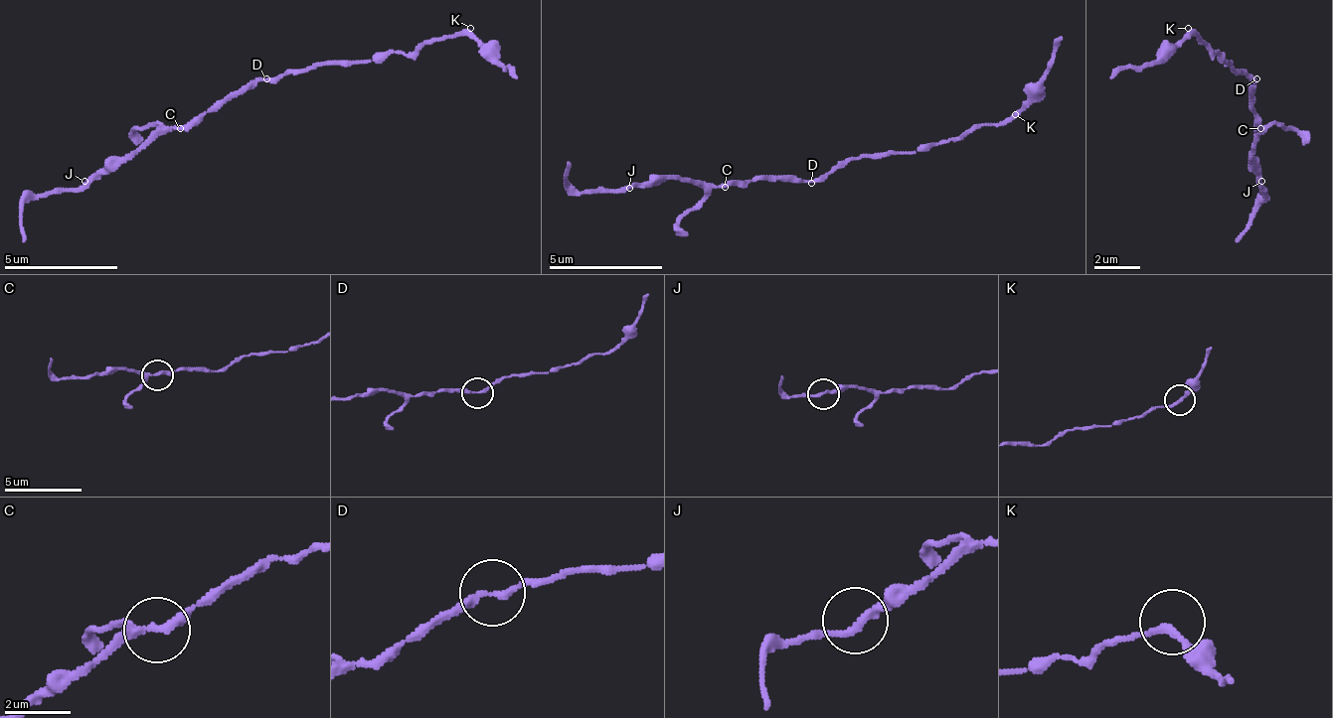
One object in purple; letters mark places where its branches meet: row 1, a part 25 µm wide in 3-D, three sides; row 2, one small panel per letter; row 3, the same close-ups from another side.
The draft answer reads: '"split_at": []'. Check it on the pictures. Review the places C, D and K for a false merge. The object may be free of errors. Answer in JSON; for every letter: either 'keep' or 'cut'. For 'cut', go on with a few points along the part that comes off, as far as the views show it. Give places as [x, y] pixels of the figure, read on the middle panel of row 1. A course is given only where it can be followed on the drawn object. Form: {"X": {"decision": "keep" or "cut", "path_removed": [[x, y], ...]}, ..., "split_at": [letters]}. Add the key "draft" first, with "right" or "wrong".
{"draft": "wrong", "C": {"decision": "cut", "path_removed": [[726, 188], [703, 188], [669, 177], [623, 188], [583, 188], [567, 183], [567, 160]]}, "D": {"decision": "keep"}, "K": {"decision": "keep"}, "split_at": ["C"]}

